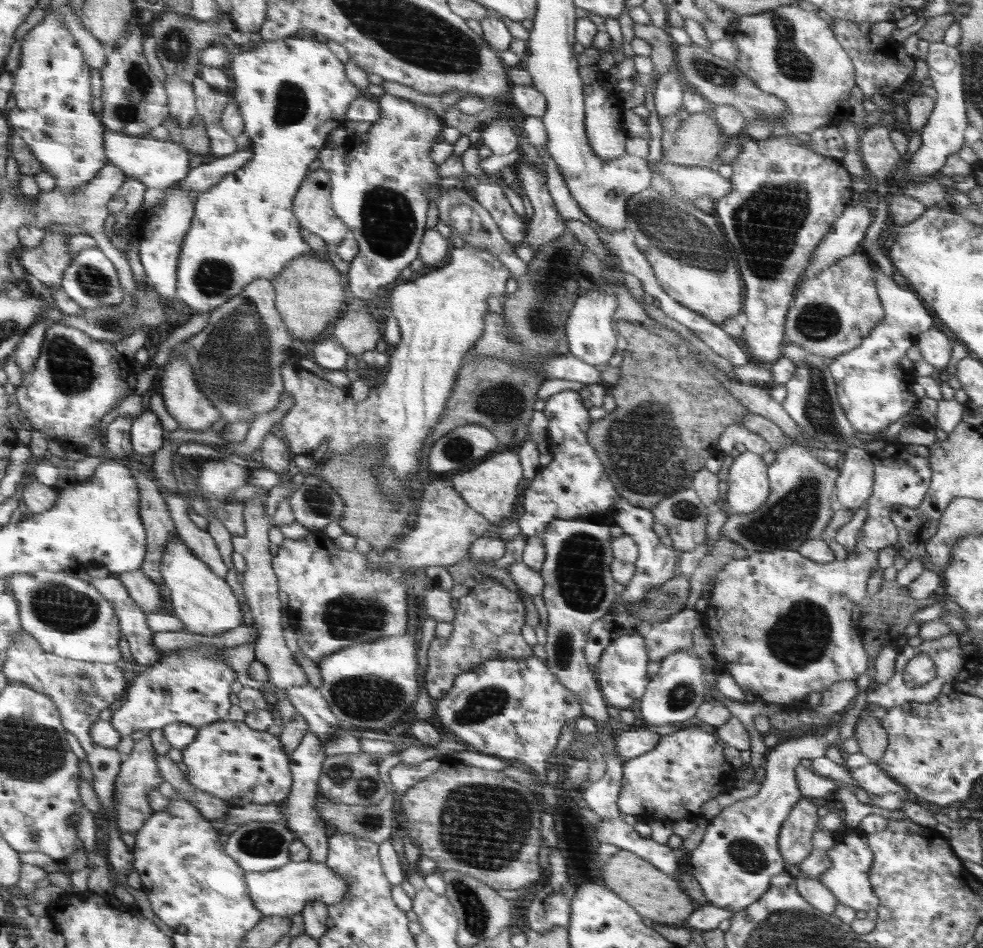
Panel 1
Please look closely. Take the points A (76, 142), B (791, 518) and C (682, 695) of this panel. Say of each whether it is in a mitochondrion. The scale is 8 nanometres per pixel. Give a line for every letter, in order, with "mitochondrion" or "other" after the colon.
A: mitochondrion
B: mitochondrion
C: mitochondrion

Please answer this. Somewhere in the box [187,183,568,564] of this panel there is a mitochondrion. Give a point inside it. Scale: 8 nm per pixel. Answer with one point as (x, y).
(233, 356)

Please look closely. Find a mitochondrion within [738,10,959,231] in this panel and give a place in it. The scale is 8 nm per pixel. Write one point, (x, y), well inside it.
(790, 59)

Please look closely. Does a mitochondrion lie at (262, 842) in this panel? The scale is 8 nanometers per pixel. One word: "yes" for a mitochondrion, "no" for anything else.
yes

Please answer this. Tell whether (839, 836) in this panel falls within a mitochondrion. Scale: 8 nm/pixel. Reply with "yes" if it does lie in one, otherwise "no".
no

